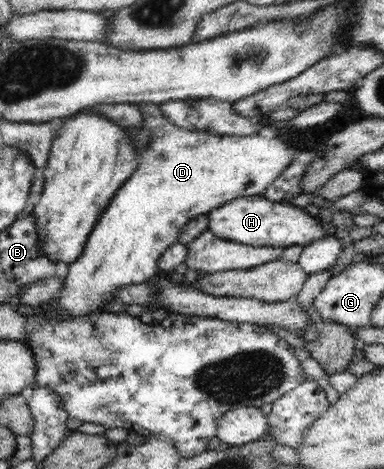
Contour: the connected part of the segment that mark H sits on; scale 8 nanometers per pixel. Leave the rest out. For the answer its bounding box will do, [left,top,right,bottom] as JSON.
[208,195,328,250]

